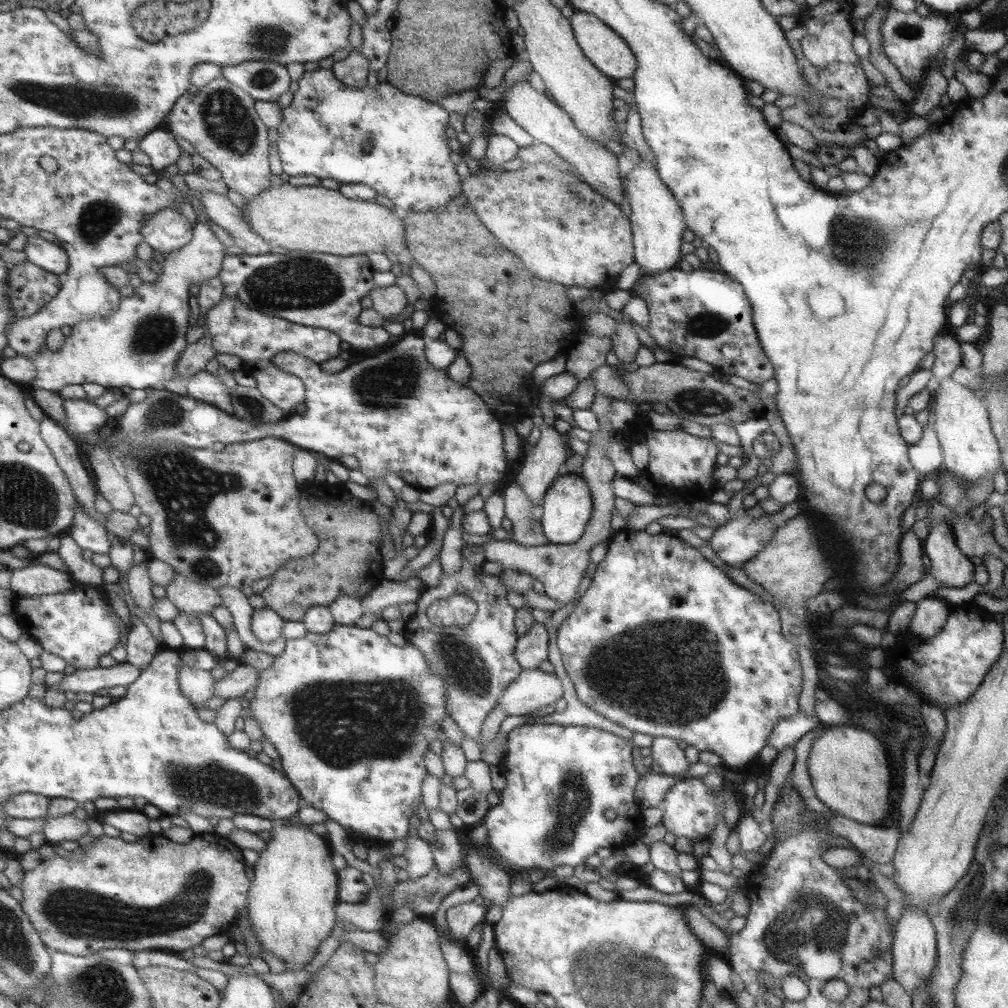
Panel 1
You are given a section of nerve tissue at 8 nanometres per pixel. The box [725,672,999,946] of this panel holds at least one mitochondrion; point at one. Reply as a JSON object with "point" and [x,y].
{"point":[964,909]}

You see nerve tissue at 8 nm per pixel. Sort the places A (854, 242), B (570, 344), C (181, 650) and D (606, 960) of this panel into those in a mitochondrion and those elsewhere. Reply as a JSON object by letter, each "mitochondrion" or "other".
{"A":"mitochondrion","B":"other","C":"other","D":"mitochondrion"}

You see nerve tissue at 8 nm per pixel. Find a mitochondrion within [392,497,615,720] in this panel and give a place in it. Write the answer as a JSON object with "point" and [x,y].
{"point":[464,665]}

